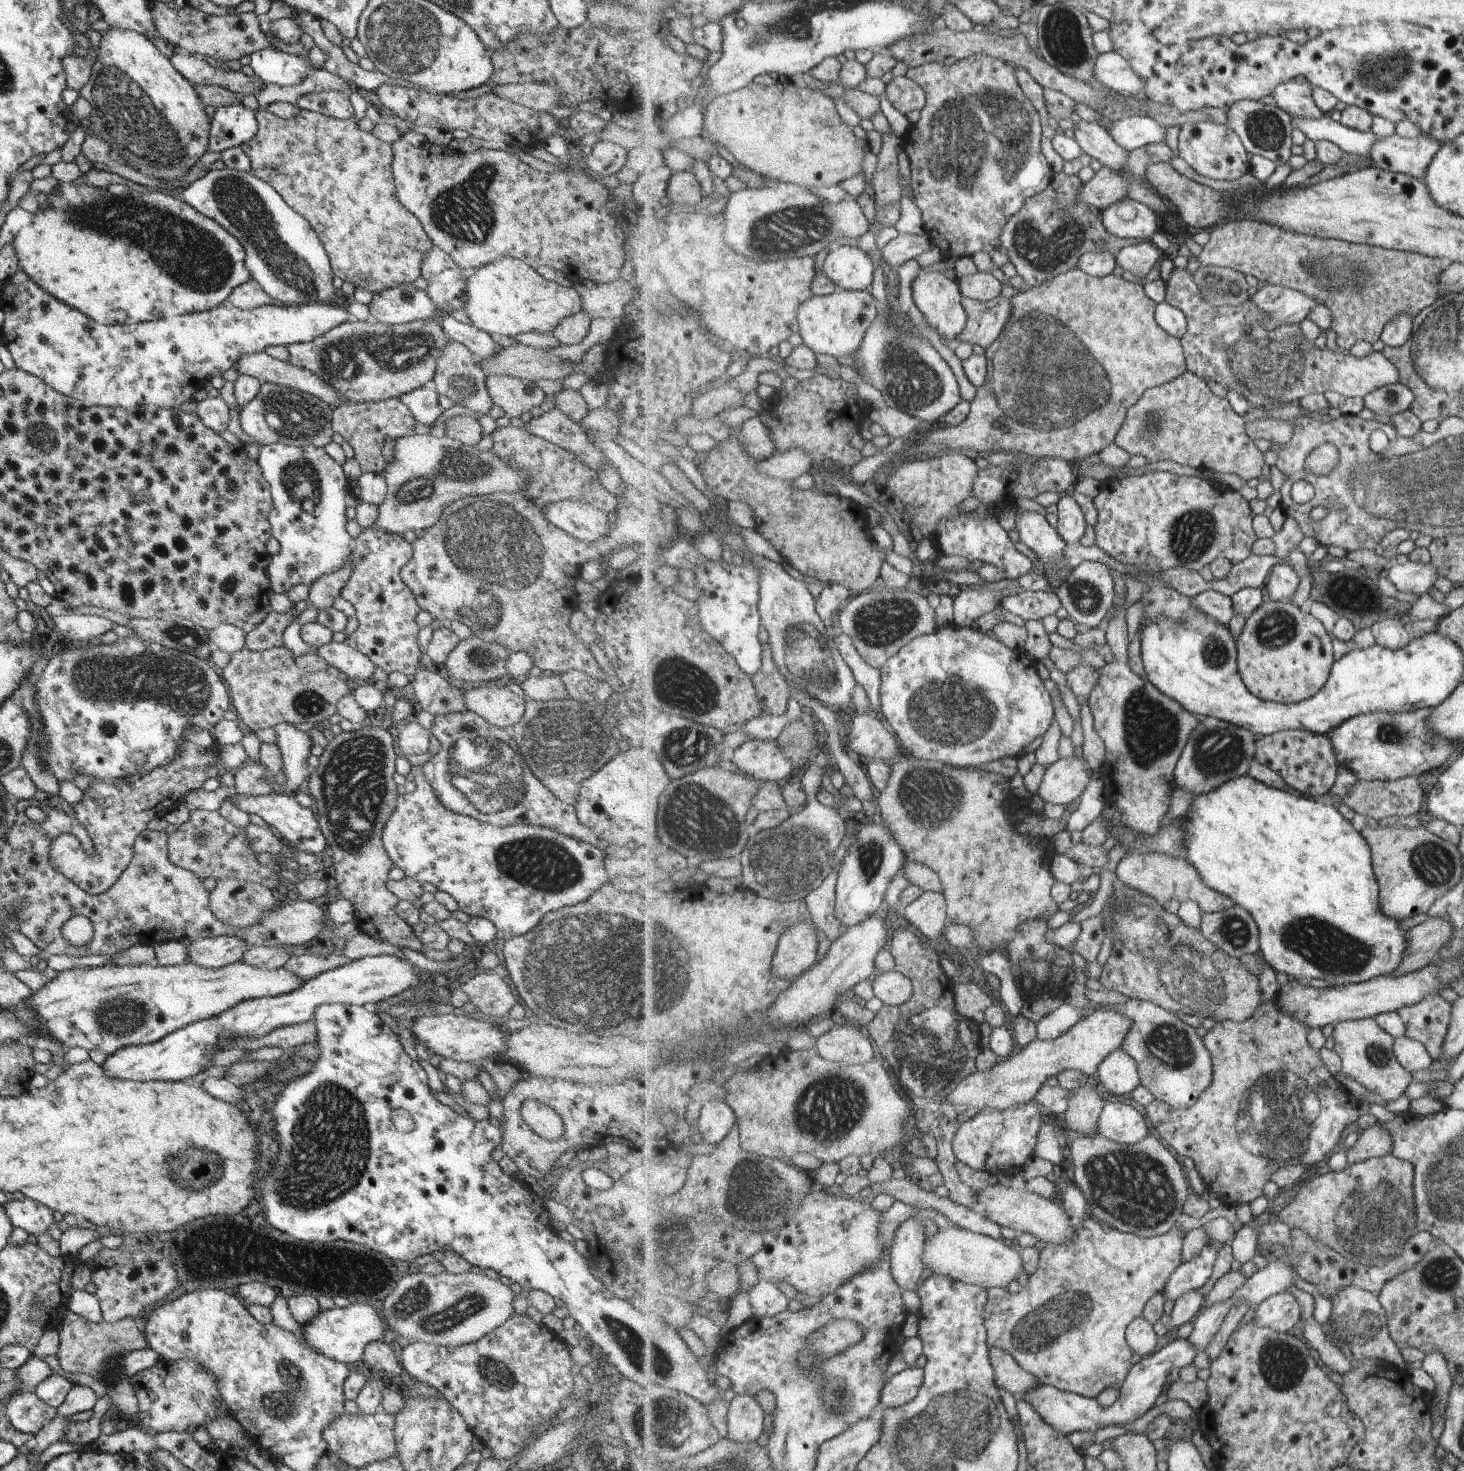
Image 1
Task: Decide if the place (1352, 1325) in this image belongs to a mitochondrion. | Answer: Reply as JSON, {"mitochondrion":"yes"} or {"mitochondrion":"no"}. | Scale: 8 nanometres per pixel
{"mitochondrion":"yes"}

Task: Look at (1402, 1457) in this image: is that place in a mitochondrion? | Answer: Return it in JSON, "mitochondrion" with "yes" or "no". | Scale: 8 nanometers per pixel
{"mitochondrion":"no"}

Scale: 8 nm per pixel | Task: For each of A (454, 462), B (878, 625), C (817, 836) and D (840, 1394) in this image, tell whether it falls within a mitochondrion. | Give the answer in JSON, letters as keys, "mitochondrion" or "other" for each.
{"A":"mitochondrion","B":"mitochondrion","C":"mitochondrion","D":"mitochondrion"}

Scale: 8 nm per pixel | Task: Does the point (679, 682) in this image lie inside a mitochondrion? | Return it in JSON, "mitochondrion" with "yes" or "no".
{"mitochondrion":"yes"}

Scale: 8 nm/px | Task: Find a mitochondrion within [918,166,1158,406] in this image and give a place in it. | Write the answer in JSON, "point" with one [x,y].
{"point":[1046,246]}

